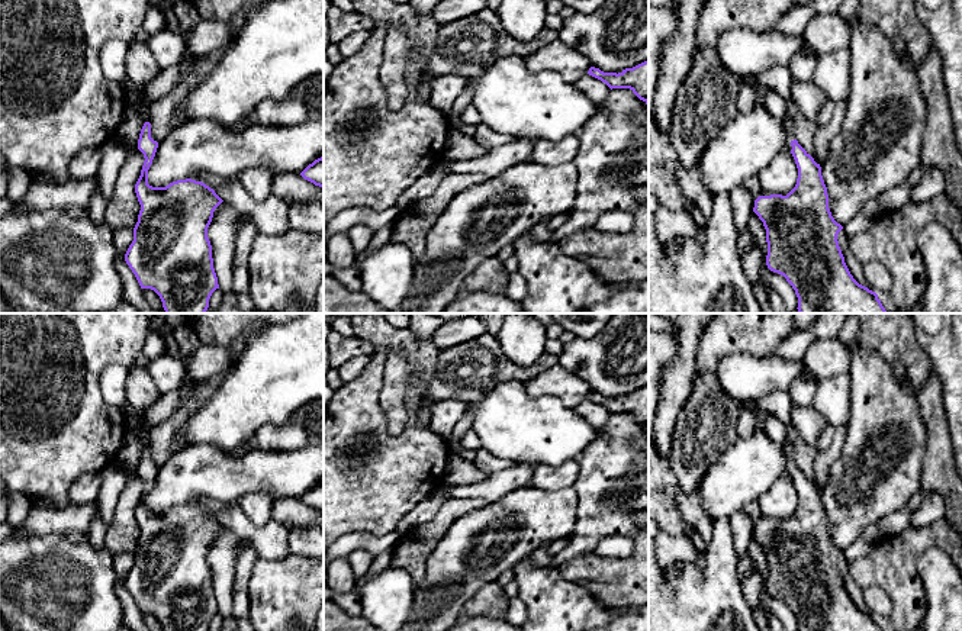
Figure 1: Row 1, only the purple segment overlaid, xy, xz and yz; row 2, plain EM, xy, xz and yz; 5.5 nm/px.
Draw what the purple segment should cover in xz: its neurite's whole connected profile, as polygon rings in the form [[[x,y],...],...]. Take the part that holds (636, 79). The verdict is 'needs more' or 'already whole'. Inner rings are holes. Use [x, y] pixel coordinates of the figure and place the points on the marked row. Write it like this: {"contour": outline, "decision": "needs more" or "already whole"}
{"contour": [[[644,61],[633,68],[625,68],[618,74],[604,73],[599,68],[591,67],[588,74],[605,83],[611,90],[630,88],[647,104],[649,112],[649,61]]], "decision": "already whole"}

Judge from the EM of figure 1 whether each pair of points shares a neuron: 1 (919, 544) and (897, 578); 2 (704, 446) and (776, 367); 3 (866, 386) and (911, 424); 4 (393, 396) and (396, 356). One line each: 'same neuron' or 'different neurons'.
1: same neuron
2: different neurons
3: same neuron
4: same neuron

